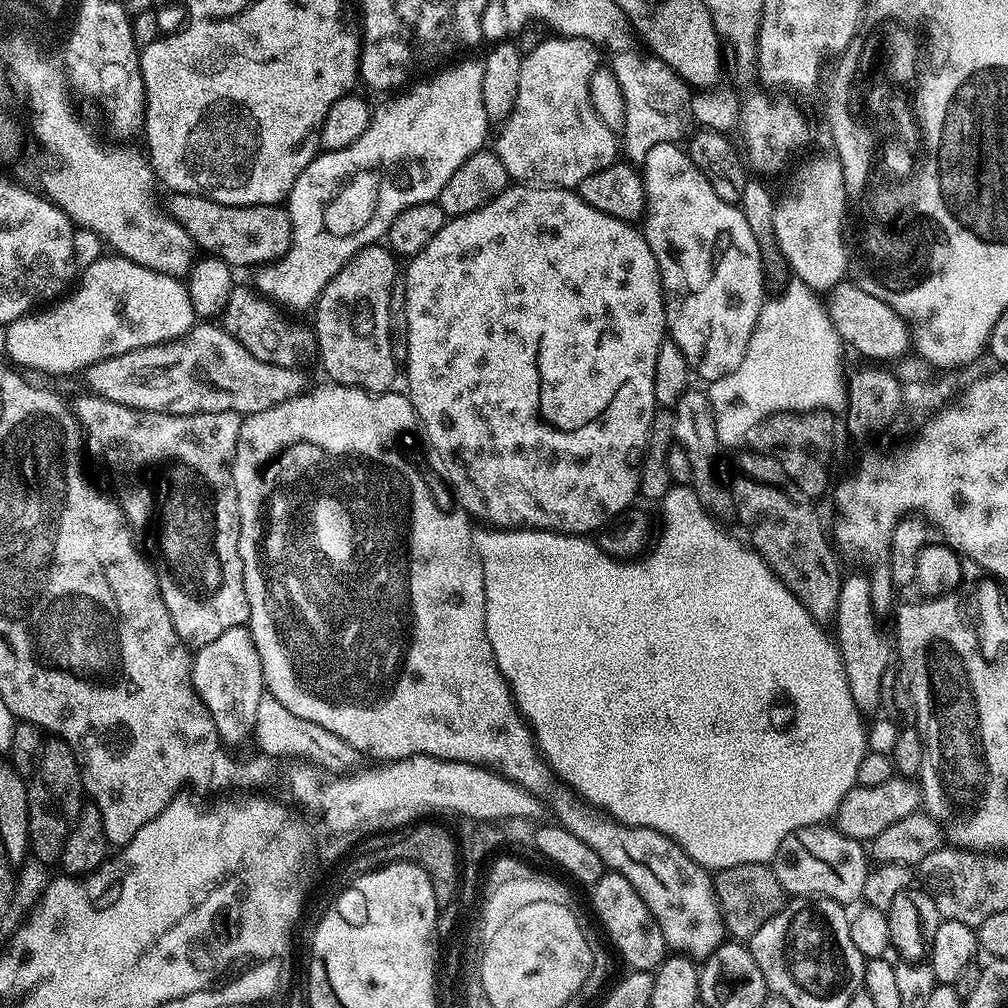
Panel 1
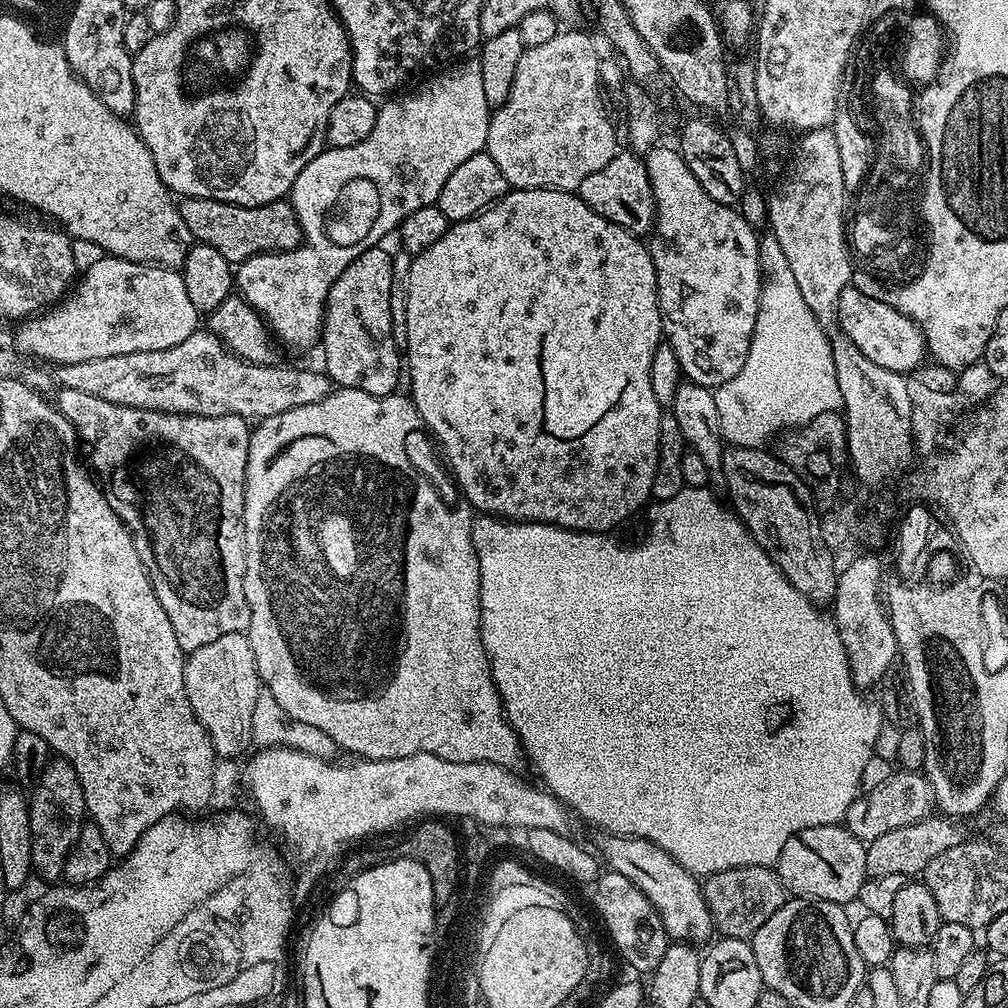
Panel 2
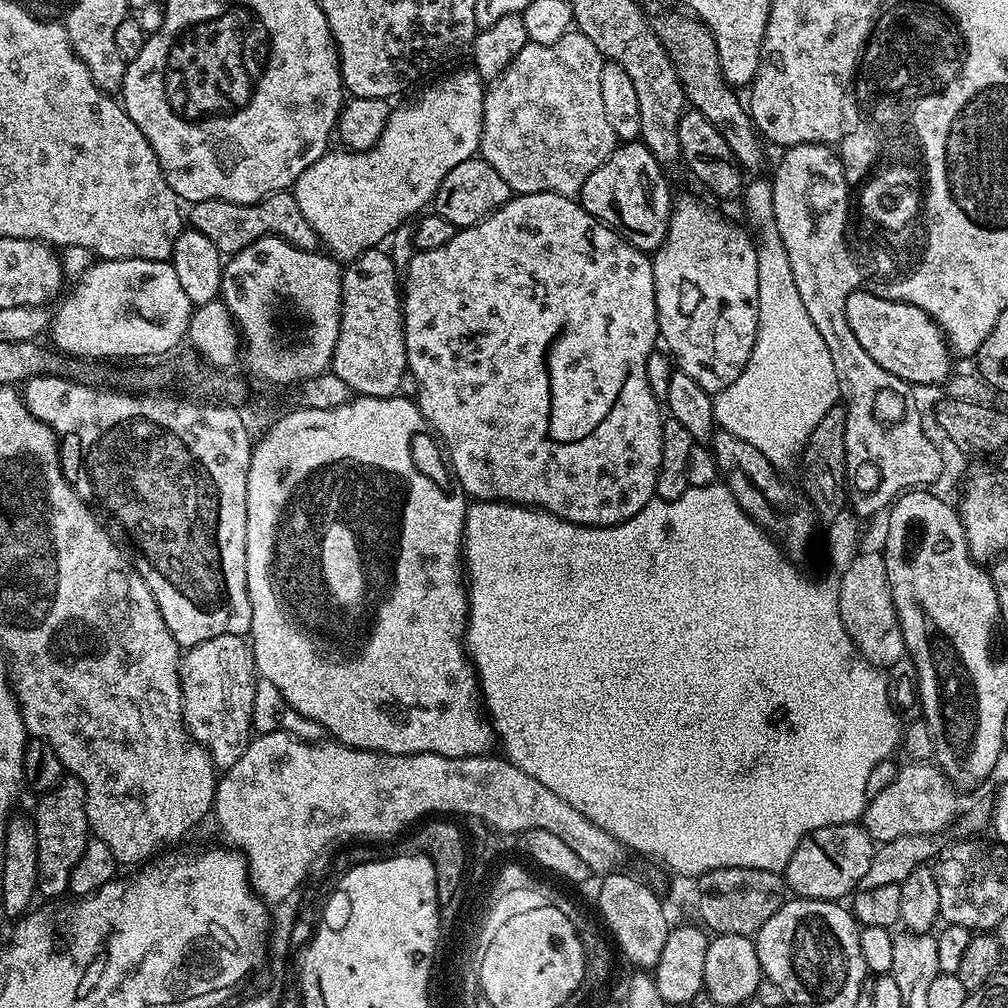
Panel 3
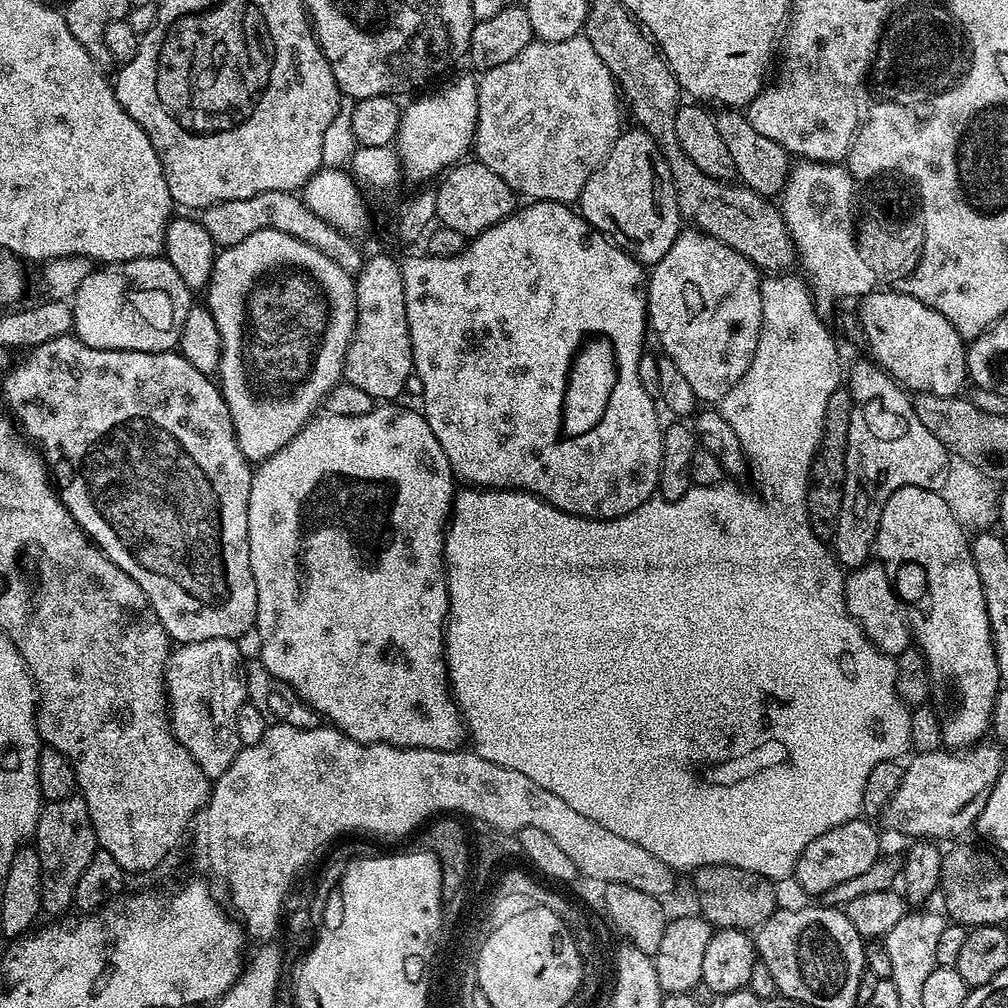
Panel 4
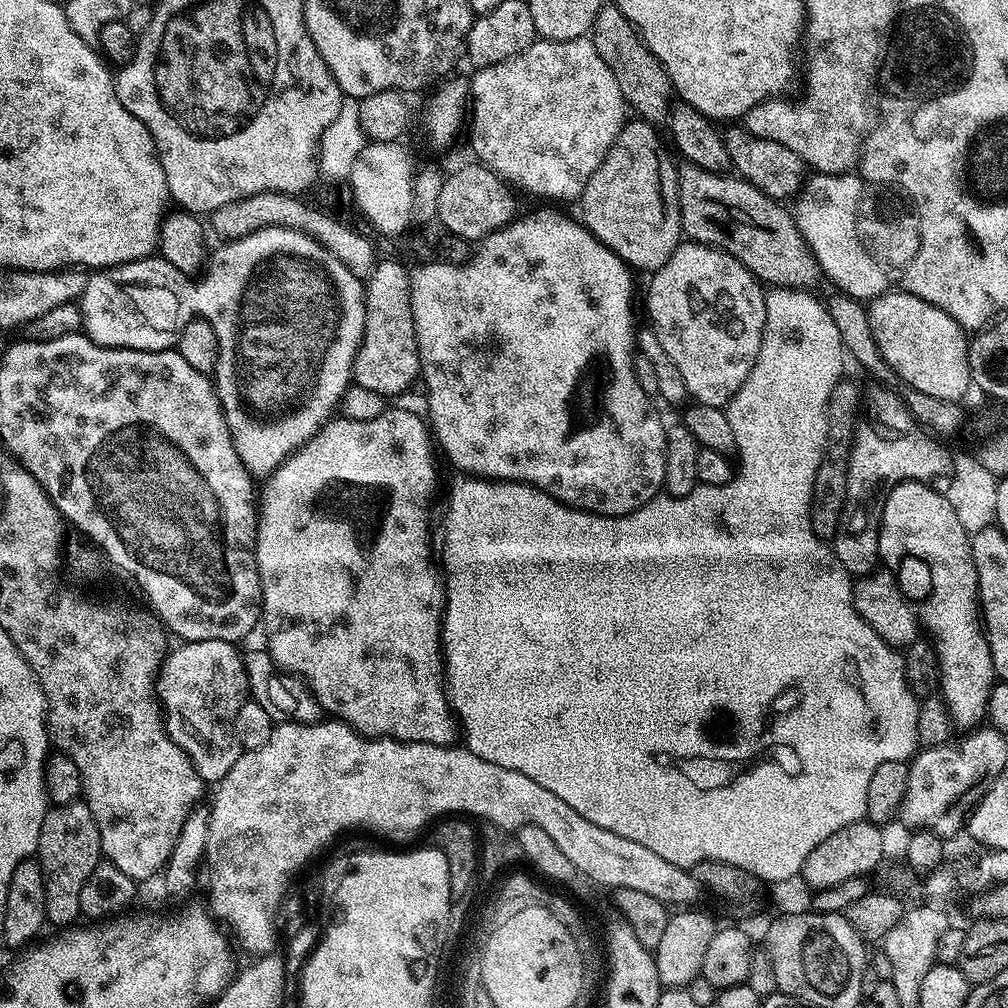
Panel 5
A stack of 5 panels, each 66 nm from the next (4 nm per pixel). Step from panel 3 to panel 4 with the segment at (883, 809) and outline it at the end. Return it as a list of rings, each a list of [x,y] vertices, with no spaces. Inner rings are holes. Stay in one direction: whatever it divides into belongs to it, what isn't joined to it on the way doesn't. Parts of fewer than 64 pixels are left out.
[[[981,742],[963,755],[952,750],[938,752],[922,752],[913,755],[912,761],[907,761],[902,778],[902,786],[898,786],[898,794],[890,798],[882,813],[882,821],[888,828],[901,832],[911,838],[927,838],[933,842],[948,840],[951,836],[960,836],[967,828],[971,829],[976,819],[982,814],[982,810],[988,801],[988,795],[992,793],[992,787],[1000,776],[1001,770],[1006,766],[1006,760],[1000,751],[1001,745],[996,742]]]

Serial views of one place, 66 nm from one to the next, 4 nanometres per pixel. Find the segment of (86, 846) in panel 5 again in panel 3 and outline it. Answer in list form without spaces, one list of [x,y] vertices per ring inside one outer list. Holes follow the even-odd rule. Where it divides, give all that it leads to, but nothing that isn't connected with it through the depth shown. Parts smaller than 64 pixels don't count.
[[[65,775],[57,788],[43,793],[36,804],[36,837],[38,838],[38,892],[44,898],[60,898],[68,892],[68,879],[82,858],[90,839],[86,814],[86,790],[77,776]]]

